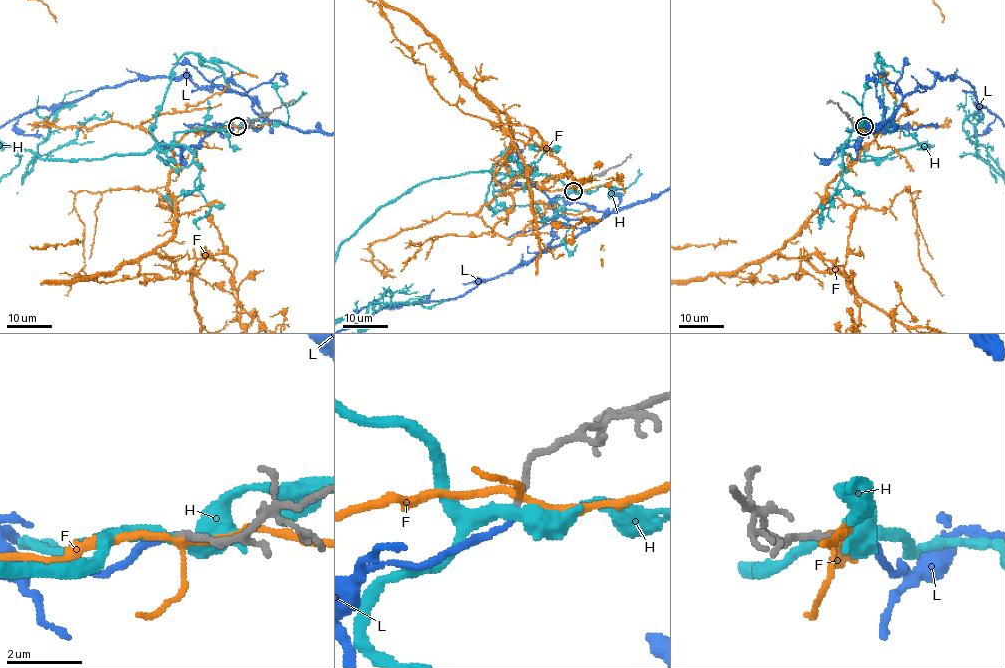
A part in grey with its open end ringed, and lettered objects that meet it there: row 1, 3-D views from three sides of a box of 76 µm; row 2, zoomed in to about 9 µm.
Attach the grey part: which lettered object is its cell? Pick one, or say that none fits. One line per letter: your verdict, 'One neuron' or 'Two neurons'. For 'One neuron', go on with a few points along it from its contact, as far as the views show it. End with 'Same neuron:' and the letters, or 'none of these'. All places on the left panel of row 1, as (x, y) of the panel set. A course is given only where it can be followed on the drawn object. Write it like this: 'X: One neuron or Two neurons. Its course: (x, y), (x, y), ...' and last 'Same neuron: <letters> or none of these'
F: Two neurons
H: Two neurons
L: One neuron
Same neuron: L

